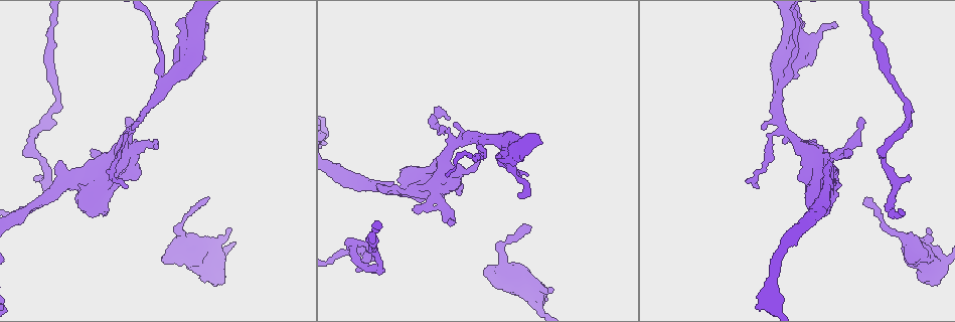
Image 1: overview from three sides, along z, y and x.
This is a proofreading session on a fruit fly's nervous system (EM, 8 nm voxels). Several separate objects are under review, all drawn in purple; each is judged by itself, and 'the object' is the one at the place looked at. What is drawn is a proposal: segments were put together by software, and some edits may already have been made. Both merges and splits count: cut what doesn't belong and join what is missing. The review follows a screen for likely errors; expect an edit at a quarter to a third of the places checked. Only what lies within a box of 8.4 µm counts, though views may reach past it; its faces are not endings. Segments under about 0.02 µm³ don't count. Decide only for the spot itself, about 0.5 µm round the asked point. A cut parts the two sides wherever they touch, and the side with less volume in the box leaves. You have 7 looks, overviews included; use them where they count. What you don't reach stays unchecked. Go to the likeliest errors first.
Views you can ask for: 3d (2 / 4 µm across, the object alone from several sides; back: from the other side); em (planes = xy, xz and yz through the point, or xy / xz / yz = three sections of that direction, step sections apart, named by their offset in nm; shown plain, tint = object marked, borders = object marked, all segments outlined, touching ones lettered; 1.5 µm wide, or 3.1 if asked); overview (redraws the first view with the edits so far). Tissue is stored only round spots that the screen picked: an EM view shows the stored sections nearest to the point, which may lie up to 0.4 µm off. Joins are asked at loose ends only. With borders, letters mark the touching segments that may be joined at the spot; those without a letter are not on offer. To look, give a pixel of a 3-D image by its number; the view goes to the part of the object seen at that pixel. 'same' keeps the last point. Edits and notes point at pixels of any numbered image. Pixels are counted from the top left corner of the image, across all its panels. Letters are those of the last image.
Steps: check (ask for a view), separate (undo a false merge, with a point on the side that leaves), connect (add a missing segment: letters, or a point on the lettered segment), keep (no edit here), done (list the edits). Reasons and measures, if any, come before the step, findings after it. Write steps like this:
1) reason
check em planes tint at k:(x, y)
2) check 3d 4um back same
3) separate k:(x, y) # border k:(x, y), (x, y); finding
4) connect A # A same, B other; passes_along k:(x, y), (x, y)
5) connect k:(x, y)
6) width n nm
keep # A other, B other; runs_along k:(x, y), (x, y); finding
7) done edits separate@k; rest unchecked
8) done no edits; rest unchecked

an open end
check em yz step 4 tint at 1:(358, 270)

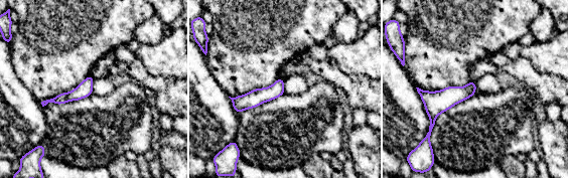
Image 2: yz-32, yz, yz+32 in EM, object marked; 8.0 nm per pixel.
check em planes borders same

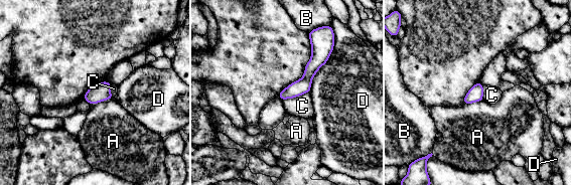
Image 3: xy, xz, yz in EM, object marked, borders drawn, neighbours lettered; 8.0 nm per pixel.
width 120 nm
keep # A other, B other, C other, D other; runs_along 3:(318, 43), (308, 76), (282, 97); no lettered segment goes on from it

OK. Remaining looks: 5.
branch stops here
check 3d 4um back at 1:(229, 229)

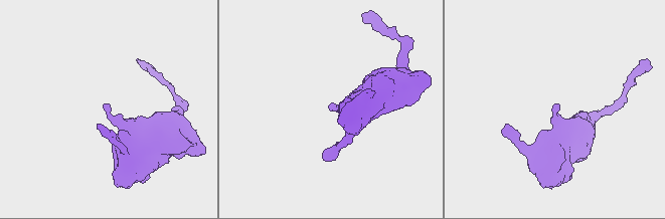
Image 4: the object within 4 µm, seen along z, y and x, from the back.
now the EM
check em planes borders at 4:(332, 108)

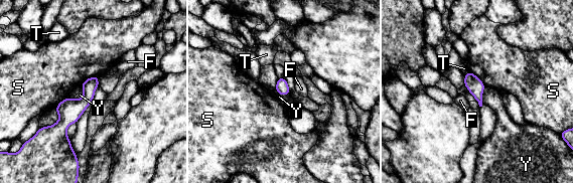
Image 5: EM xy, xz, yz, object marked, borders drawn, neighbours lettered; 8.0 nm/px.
keep # F other, S other, T other, Y other; runs_along 5:(95, 78), (59, 140); none of them fits

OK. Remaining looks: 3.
branch stops here
check em yz step 4 borders at 1:(833, 28)

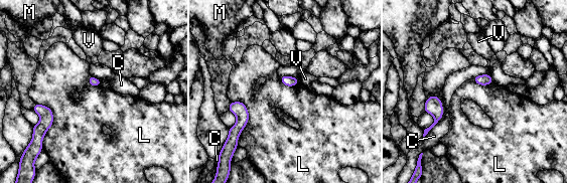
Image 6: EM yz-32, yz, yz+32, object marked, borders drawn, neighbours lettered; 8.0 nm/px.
another direction
check em planes borders same

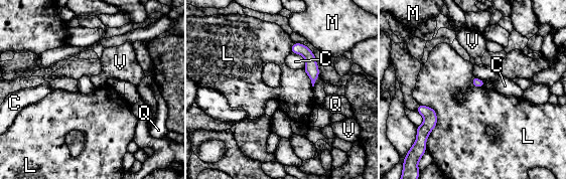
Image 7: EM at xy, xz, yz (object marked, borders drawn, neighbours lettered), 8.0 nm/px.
width 70 nm; longest_contact L 300 nm
keep # C other, L other, M other, Q other, V other; no lettered segment goes on from it

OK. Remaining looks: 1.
done no edits; rest unchecked

